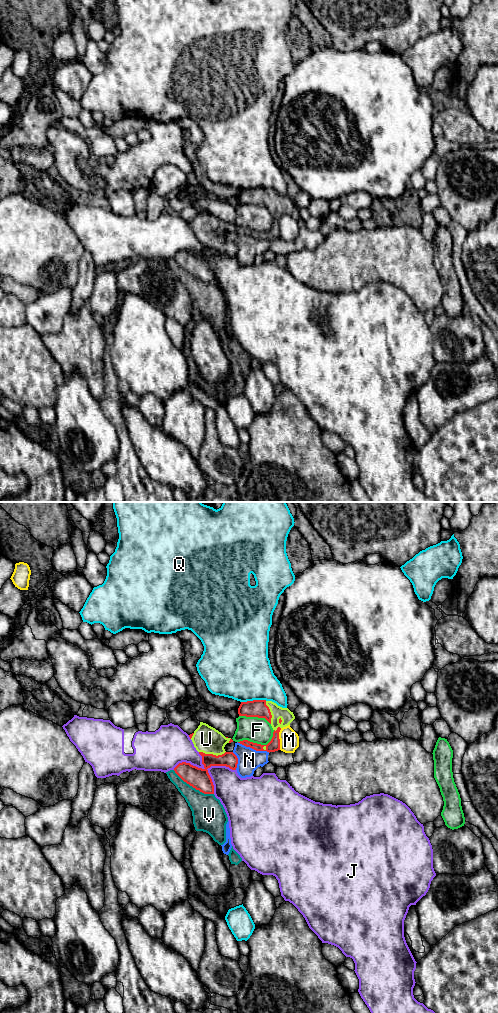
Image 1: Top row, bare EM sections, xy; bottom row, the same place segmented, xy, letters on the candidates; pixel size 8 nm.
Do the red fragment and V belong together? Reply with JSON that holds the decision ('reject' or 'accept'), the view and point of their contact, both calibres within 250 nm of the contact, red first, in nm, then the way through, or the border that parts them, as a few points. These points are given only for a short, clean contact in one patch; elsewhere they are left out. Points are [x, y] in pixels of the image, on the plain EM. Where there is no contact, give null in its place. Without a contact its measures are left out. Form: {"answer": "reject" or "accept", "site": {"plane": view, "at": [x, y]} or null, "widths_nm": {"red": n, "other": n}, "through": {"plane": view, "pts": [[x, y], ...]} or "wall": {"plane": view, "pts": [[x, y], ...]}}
{"answer": "reject", "site": {"plane": "xy", "at": [193, 275]}, "widths_nm": {"red": 170, "other": 260}}

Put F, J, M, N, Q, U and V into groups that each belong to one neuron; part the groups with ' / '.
F / J / M / N / Q / U / V

